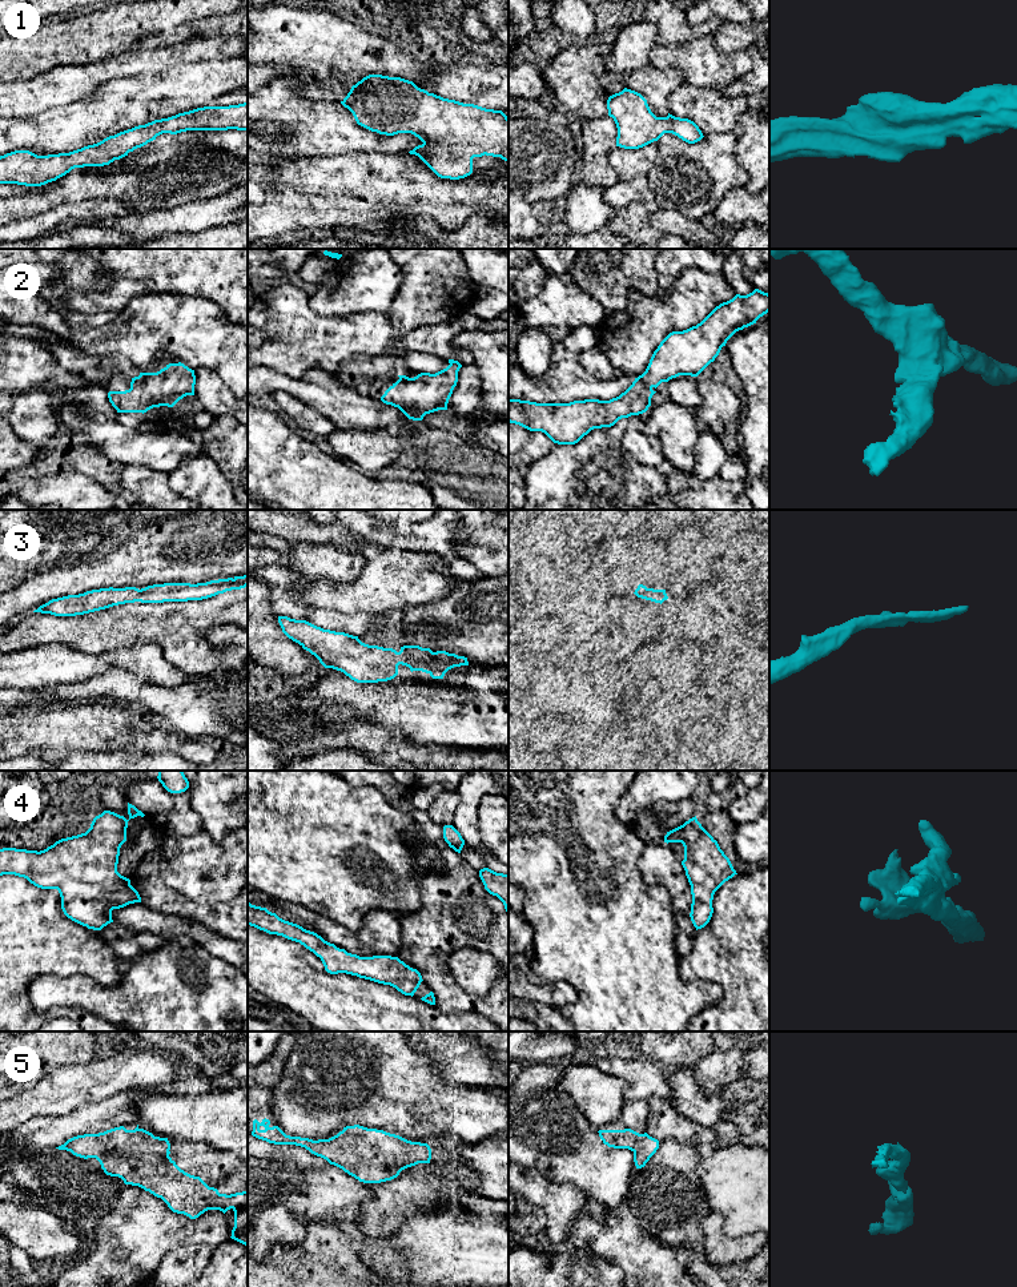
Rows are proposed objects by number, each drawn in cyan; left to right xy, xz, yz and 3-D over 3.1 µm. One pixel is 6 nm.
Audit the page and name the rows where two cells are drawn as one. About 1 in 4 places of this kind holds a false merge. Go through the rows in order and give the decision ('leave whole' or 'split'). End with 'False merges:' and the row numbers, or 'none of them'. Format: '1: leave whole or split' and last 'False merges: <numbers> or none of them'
1: leave whole
2: leave whole
3: leave whole
4: leave whole
5: leave whole
False merges: none of them

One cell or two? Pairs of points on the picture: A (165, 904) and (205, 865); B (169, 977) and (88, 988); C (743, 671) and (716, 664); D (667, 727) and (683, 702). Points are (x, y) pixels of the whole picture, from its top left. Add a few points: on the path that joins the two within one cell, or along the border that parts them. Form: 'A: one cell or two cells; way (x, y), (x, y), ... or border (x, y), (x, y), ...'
A: two cells; border (157, 872), (168, 887), (206, 907)
B: one cell; way (149, 994), (108, 994)
C: two cells; border (723, 662), (727, 670), (727, 679), (724, 682)
D: one cell; way (674, 720), (682, 708)

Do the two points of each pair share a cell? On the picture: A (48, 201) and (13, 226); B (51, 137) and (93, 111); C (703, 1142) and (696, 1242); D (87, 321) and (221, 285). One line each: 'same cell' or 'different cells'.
A: different cells
B: same cell
C: different cells
D: different cells

